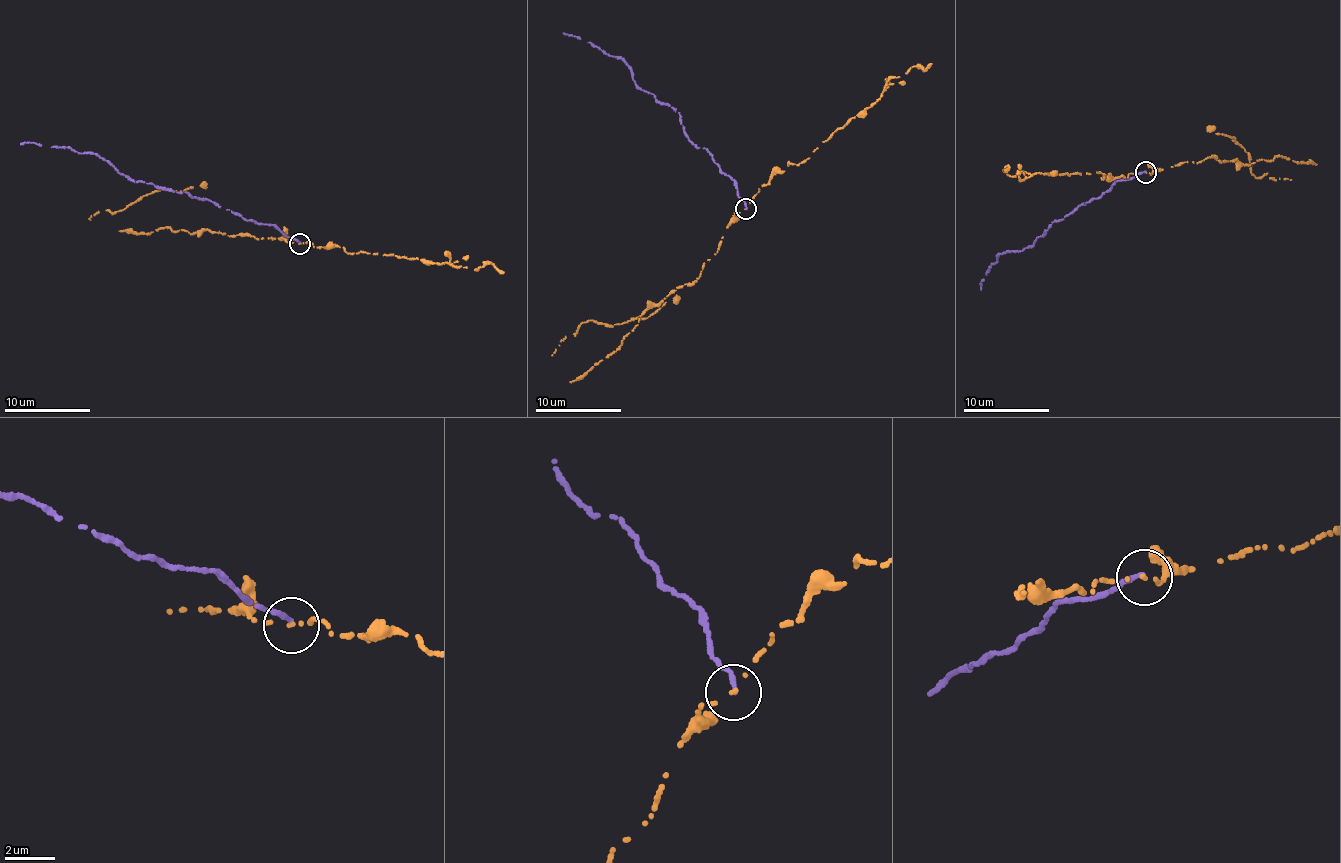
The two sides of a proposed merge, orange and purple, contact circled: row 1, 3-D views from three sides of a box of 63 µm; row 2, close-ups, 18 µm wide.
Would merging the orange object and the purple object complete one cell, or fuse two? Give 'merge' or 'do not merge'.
do not merge

